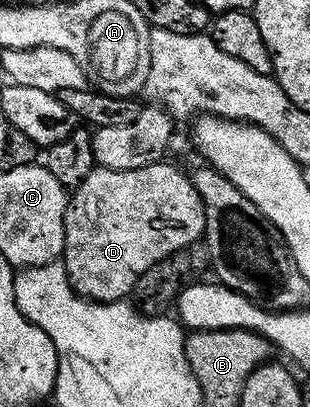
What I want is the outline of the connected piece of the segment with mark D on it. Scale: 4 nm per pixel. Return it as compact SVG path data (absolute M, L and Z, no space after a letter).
M158 162L151 166L143 166L139 170L111 170L110 168L94 167L87 178L78 188L72 189L65 206L65 250L63 263L67 270L67 278L71 282L74 292L84 296L86 300L100 300L102 304L110 304L112 300L125 300L132 293L134 286L146 270L151 270L155 262L175 254L175 250L183 250L183 246L198 243L205 235L205 207L199 198L199 190L195 190L192 179L185 176L170 162Z

